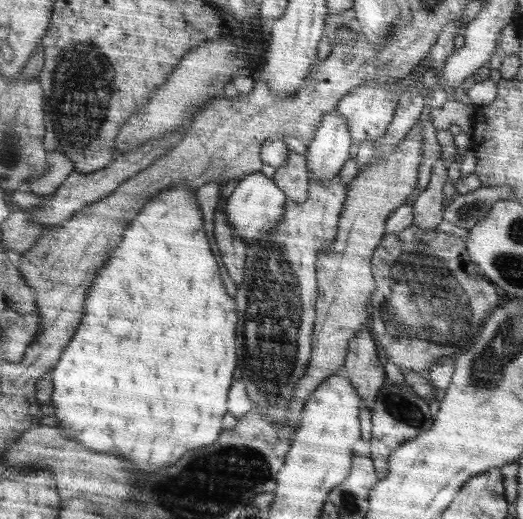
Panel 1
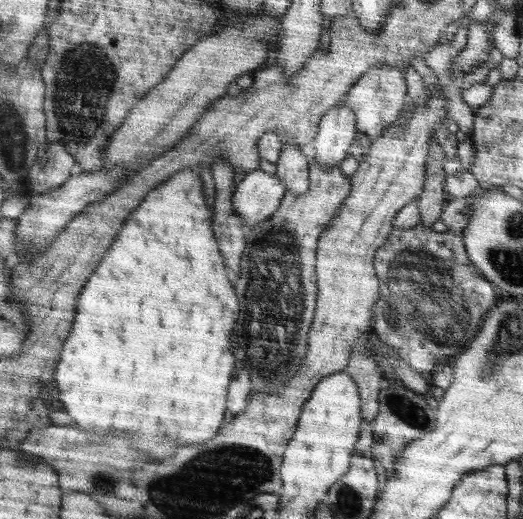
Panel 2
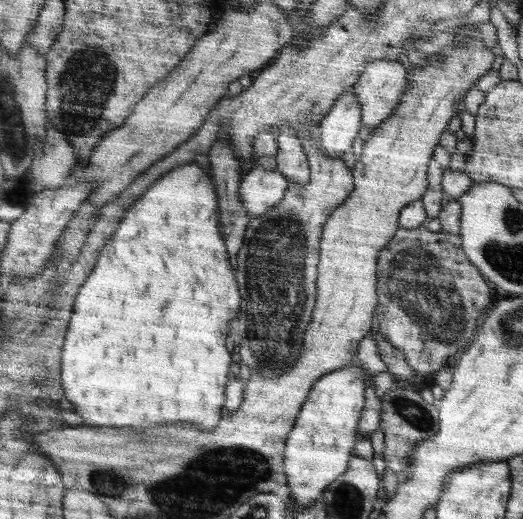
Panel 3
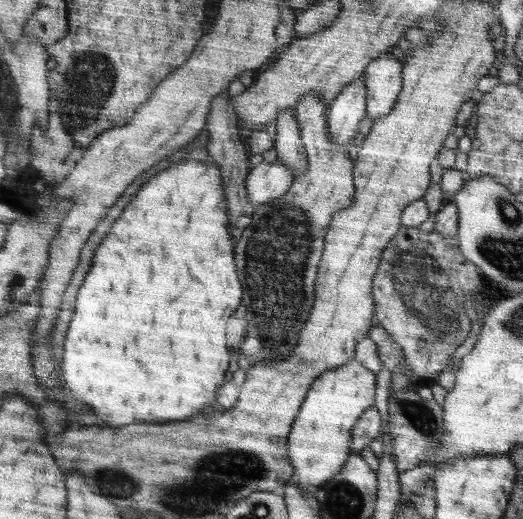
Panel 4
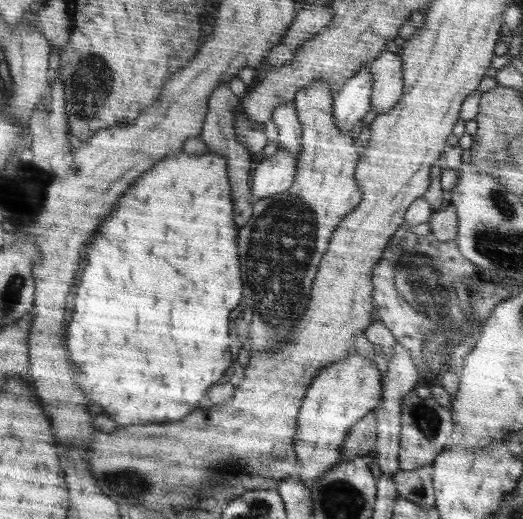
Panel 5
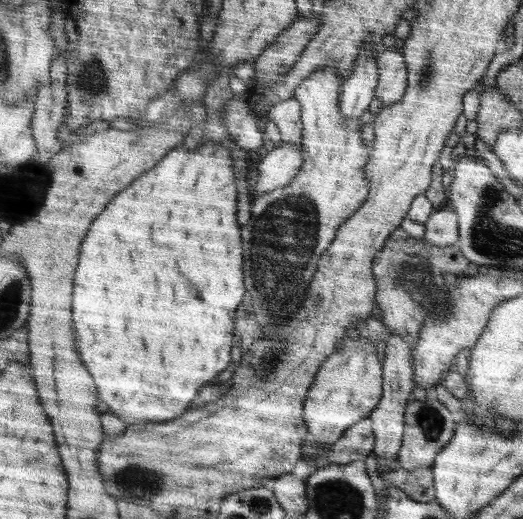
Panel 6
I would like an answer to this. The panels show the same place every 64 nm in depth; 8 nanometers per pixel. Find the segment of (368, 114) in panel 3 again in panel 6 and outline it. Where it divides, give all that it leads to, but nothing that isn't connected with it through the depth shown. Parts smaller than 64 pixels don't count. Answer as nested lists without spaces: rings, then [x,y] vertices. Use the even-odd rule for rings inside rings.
[[[385,48],[376,58],[378,85],[374,98],[383,102],[383,108],[397,103],[404,95],[407,80],[407,68],[401,50]]]

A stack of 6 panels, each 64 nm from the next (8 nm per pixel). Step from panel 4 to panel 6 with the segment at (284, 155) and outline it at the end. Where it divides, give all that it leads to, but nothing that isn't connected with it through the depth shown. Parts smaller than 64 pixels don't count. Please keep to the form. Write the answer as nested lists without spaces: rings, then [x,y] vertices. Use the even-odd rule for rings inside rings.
[[[294,96],[272,105],[267,120],[272,121],[280,130],[282,141],[300,143],[303,137],[303,125],[300,120],[300,101]]]

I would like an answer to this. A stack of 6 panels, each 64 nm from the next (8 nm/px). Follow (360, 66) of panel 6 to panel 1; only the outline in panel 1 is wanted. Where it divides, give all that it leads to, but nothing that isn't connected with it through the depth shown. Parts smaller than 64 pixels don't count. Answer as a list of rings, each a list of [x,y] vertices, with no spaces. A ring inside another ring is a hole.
[[[338,112],[328,113],[320,122],[311,145],[306,151],[310,179],[330,180],[338,175],[344,162],[350,158],[352,139],[346,120]]]

